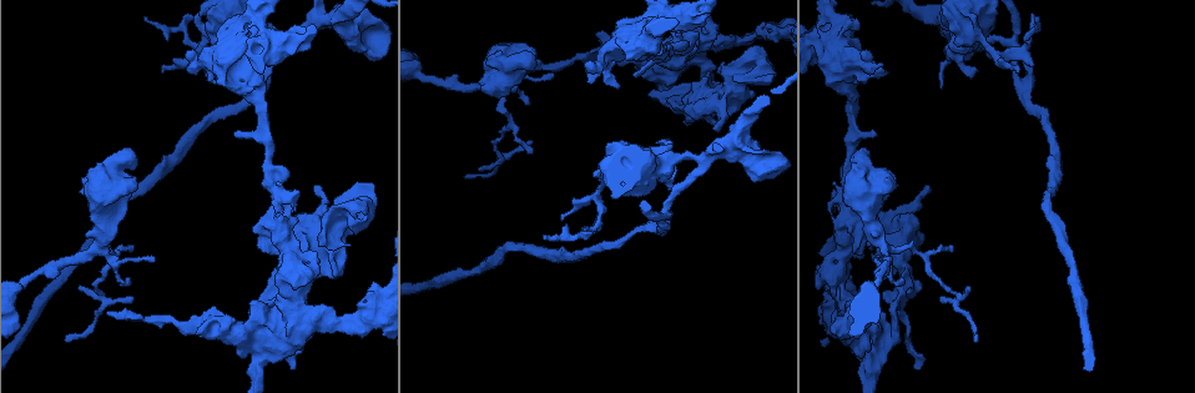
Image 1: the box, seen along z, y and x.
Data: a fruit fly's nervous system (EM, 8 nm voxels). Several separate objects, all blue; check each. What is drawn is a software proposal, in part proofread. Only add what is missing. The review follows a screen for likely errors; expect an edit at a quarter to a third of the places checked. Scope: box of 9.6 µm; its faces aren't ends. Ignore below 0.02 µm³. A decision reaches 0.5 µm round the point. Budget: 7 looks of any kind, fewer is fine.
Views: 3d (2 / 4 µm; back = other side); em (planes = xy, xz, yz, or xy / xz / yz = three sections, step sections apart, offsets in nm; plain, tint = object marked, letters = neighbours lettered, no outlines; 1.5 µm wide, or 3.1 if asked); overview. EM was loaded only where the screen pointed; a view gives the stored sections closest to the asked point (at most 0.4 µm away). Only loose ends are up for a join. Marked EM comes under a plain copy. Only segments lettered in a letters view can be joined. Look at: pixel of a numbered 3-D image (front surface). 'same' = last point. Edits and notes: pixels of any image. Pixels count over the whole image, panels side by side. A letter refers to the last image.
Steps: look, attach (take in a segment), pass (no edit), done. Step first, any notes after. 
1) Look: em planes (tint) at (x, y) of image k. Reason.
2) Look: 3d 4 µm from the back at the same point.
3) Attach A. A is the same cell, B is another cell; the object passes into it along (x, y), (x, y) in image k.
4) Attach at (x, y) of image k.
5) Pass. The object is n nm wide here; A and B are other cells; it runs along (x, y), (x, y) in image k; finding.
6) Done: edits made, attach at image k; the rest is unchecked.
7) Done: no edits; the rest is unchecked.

Look: em xz step 8 (letters) at (751, 98) of image 1. Thick end.

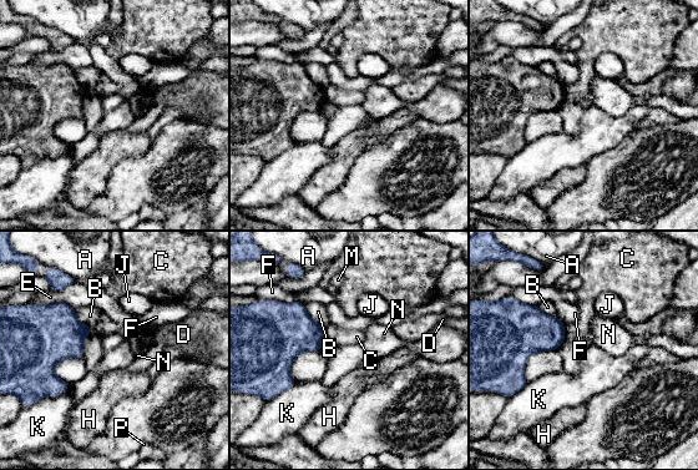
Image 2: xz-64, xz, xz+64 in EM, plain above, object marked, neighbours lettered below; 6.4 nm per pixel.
Look: em planes (letters) at the same point. Another direction.

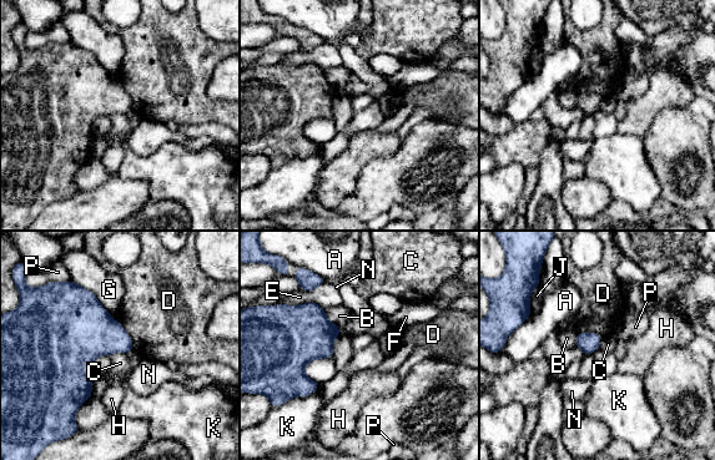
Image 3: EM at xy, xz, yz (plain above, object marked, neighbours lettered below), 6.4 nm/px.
Pass. A, B, C, D, E, F, G, H, J, K, N and P are other cells; none of them fits.

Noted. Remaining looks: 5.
Look: em yz step 4 (letters) at (953, 251) of image 1.

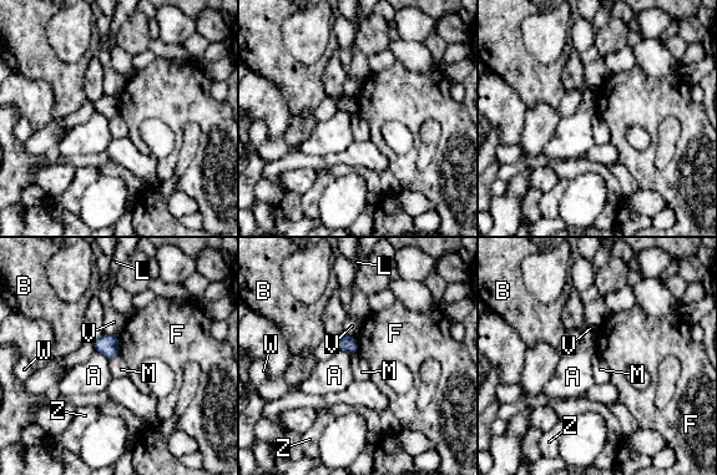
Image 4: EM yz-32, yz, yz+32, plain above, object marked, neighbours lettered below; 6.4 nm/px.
Pass. The longest contact is with F, 120 nm; A, B, F, L, M, V, W and Z are other cells; none of them fits.

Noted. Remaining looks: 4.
Look: 3d 2 µm at (164, 70) of image 1. Tapers out.

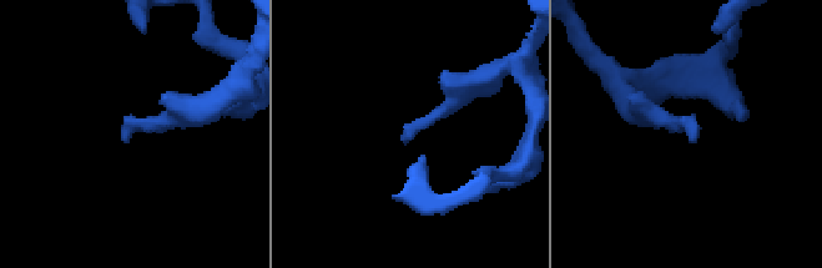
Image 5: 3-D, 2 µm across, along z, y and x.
Look: em planes (letters) at (689, 142) of image 5. Now the EM.

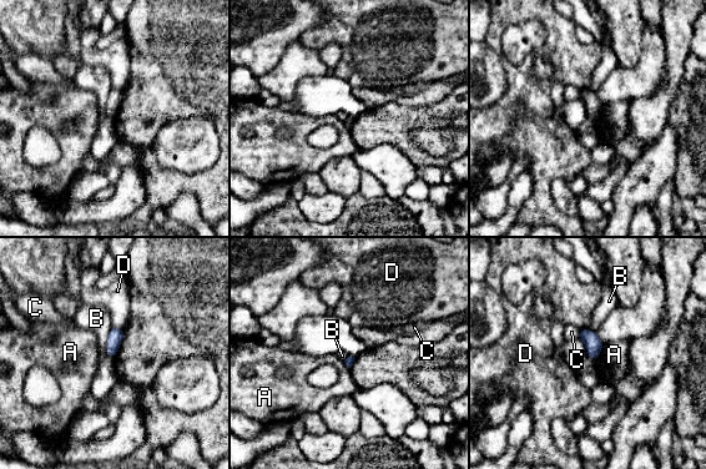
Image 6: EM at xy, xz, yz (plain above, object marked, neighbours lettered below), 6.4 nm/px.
Pass. The longest contact is with B, 200 nm; A, B, C and D are other cells; a border runs along (114, 327), (107, 338), (111, 358) in image 6; none of them fits.

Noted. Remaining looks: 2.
Done: no edits; the rest is unchecked.

